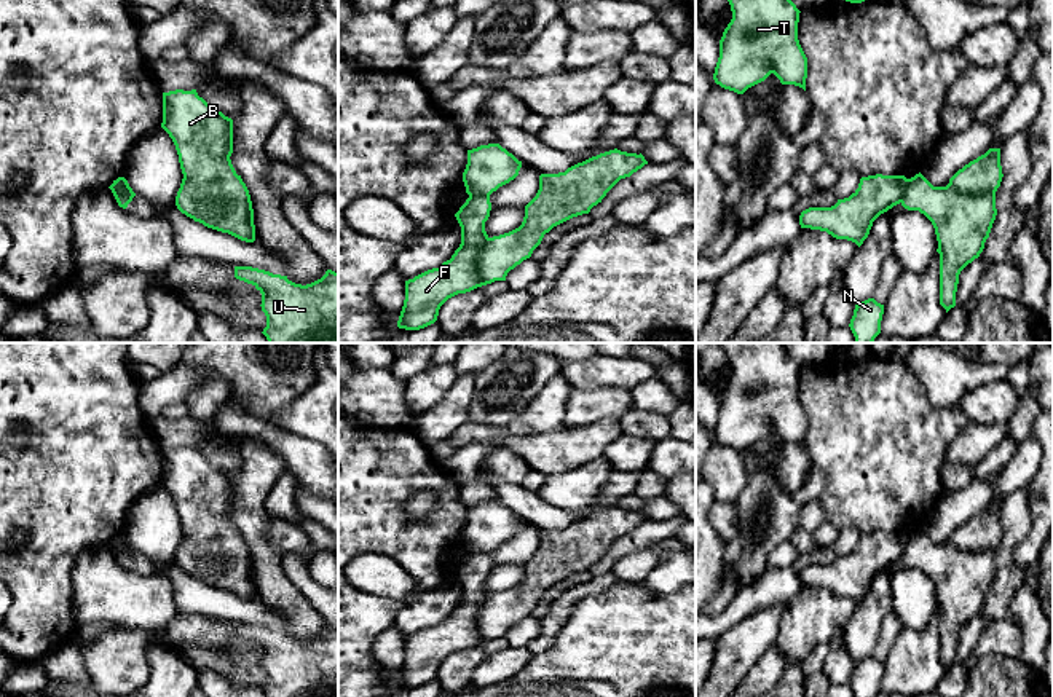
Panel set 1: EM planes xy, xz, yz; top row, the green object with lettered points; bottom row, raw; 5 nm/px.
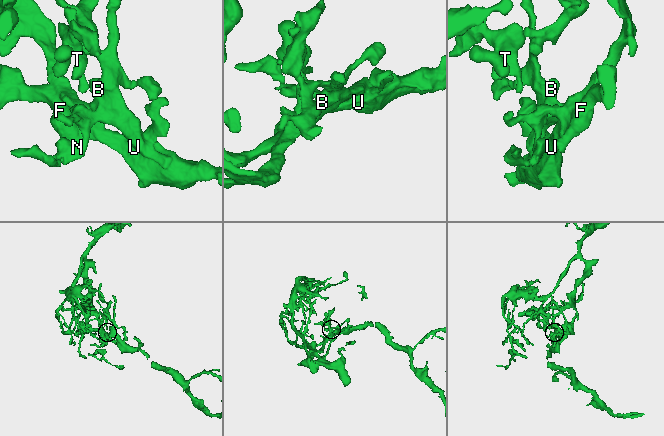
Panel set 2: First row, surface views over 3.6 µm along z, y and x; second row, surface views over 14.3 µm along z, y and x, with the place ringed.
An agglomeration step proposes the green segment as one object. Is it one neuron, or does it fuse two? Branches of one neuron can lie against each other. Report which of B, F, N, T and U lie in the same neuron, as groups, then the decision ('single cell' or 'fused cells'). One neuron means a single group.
groups B N T / F U; fused cells

